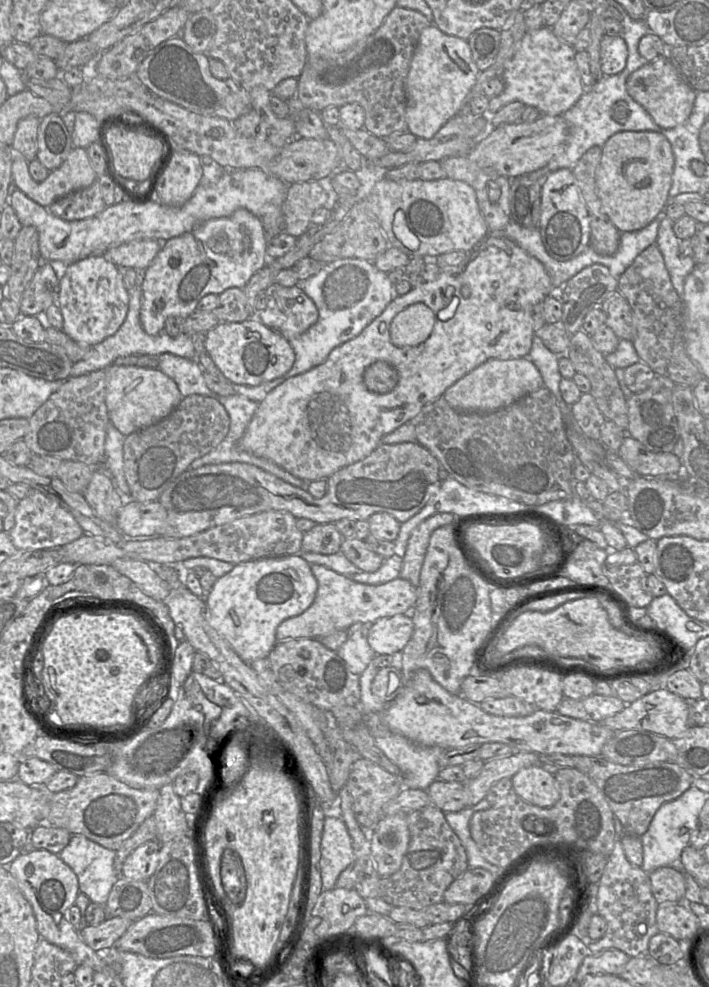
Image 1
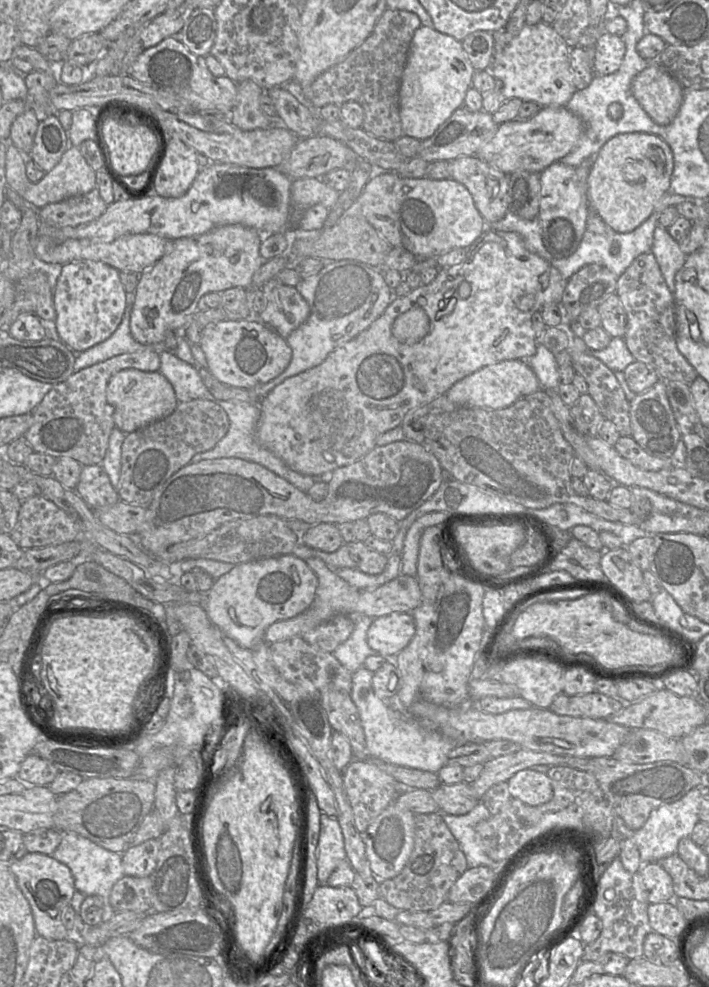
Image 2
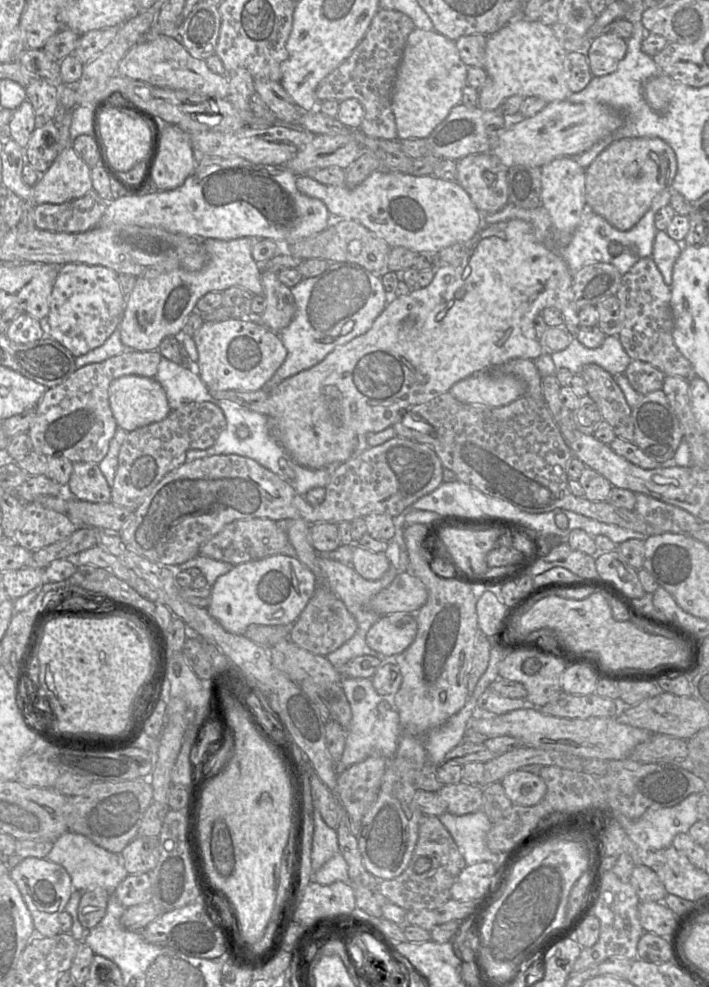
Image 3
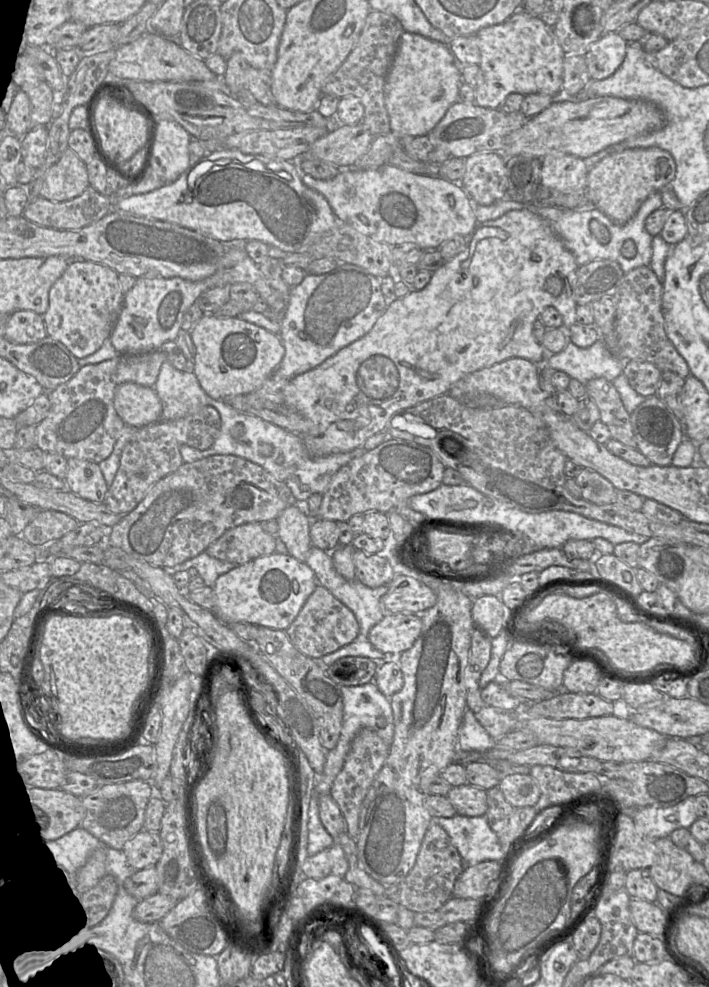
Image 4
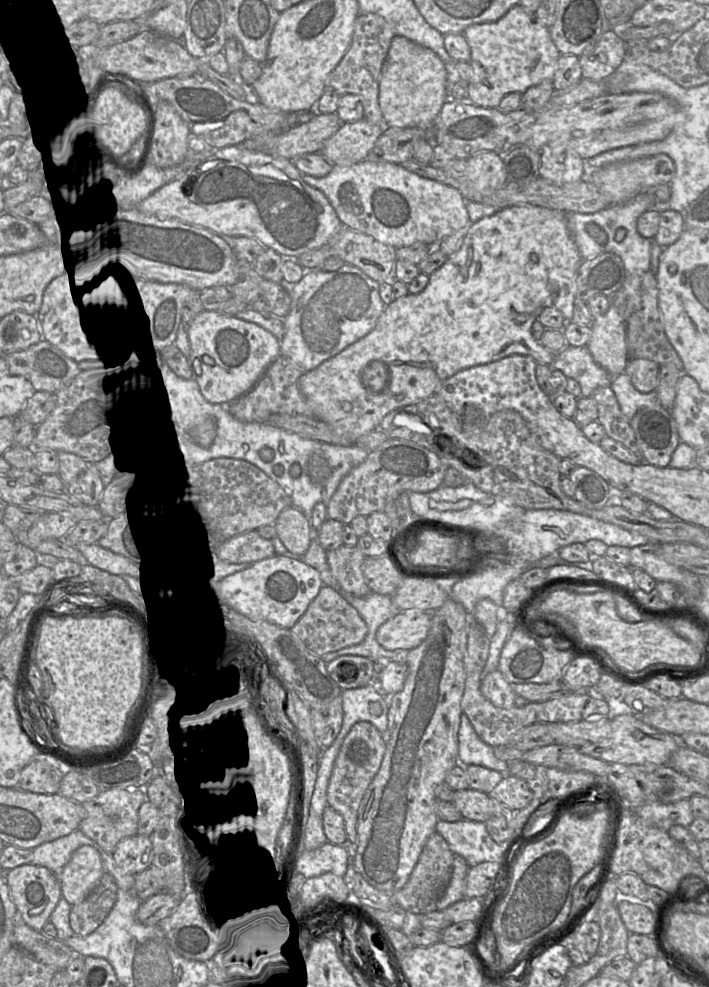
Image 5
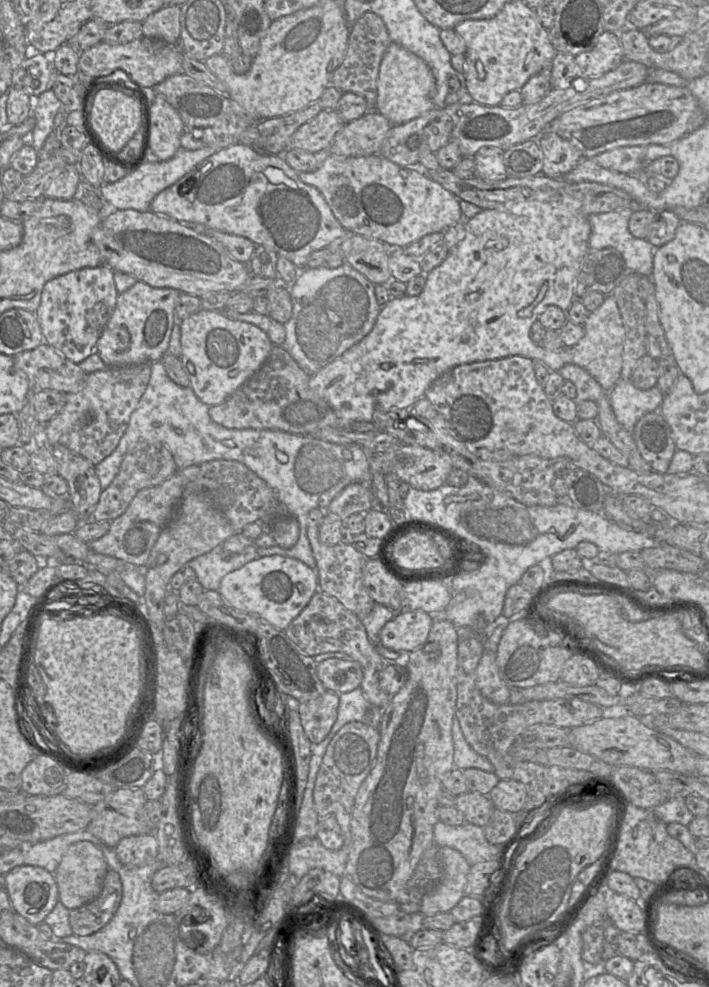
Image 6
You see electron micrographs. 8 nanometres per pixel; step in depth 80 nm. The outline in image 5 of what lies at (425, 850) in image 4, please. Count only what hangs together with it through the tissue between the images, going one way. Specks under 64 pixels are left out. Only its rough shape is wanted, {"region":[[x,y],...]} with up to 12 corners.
{"region":[[434,831],[394,903],[416,915],[437,911],[454,856]]}

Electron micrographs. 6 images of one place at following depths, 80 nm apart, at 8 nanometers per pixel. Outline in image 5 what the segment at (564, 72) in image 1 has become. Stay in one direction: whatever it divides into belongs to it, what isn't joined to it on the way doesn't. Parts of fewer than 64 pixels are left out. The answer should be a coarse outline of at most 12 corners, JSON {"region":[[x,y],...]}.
{"region":[[520,4],[463,36],[468,98],[497,108],[553,80],[561,53]]}

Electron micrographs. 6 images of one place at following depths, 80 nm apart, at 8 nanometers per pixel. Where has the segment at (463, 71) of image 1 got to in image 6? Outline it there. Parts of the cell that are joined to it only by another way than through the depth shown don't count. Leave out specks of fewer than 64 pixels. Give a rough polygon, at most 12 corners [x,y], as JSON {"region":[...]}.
{"region":[[391,42],[376,111],[392,125],[435,108],[423,59]]}

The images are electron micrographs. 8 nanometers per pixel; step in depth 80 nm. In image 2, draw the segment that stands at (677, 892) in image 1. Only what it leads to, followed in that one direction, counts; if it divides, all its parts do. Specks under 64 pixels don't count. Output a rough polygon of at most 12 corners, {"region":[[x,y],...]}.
{"region":[[658,863],[639,871],[649,904],[673,900],[671,876]]}

